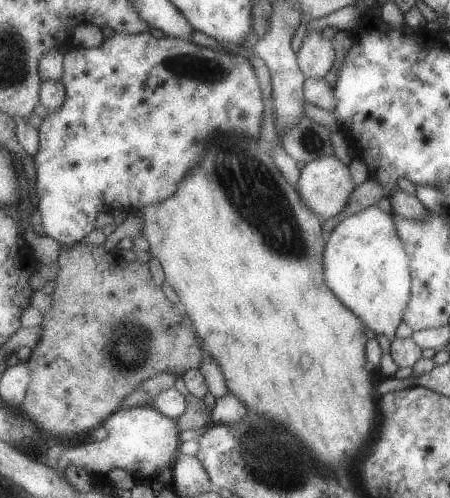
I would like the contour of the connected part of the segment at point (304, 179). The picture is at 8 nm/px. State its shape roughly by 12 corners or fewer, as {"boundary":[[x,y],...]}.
{"boundary":[[336,155],[305,164],[296,185],[322,221],[339,215],[355,189]]}

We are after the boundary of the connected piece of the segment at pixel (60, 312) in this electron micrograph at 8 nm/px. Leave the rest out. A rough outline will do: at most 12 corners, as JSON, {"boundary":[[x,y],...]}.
{"boundary":[[63,245],[23,410],[80,438],[201,342],[148,263]]}

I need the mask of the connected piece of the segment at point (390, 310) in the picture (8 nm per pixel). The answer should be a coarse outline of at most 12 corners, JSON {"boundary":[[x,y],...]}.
{"boundary":[[371,206],[325,242],[326,284],[393,341],[412,292],[392,214]]}

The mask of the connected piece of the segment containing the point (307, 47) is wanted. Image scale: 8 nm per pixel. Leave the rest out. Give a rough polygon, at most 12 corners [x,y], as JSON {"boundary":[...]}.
{"boundary":[[322,31],[307,32],[297,52],[305,77],[334,66],[334,46]]}

